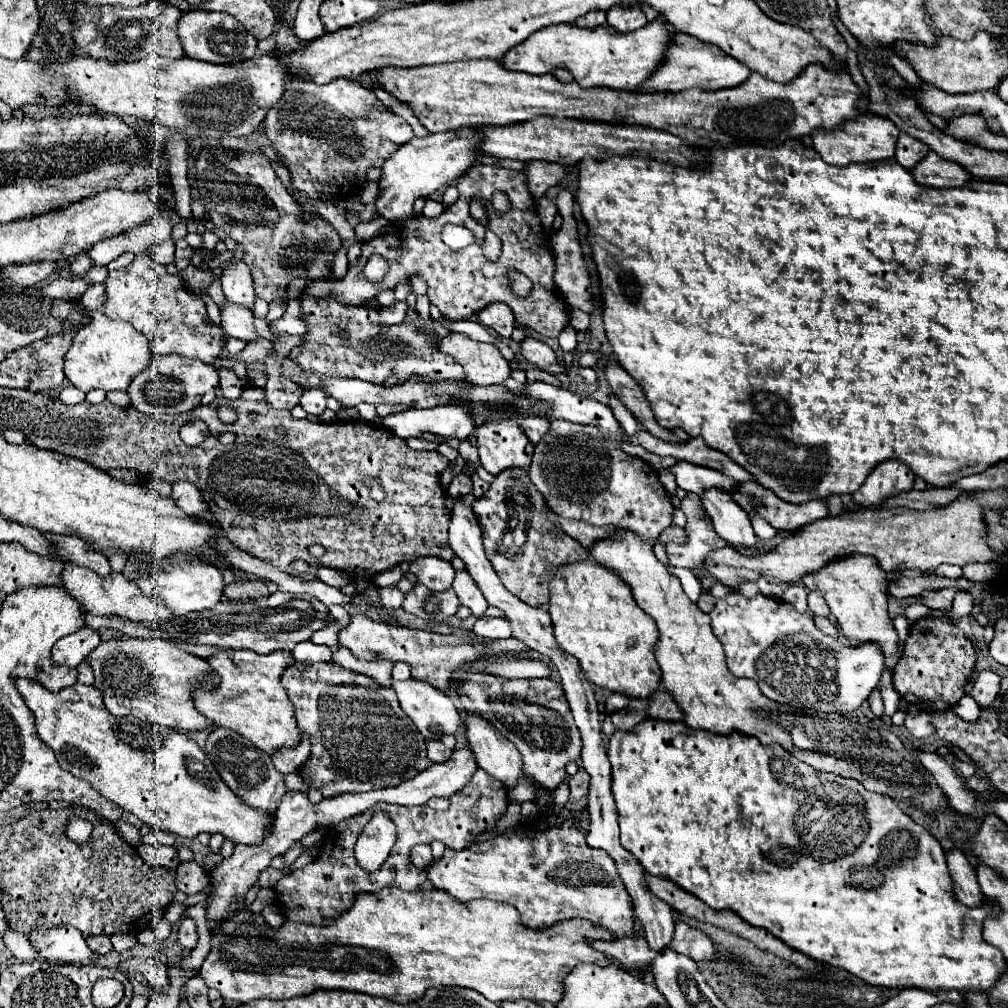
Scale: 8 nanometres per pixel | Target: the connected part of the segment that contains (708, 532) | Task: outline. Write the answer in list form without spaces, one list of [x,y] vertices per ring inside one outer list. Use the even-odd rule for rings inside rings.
[[[687,493],[681,501],[681,511],[687,515],[687,543],[667,543],[669,563],[675,567],[701,569],[709,551],[721,549],[727,543],[713,531],[713,527],[705,521],[705,509],[701,505],[701,497],[695,493]]]

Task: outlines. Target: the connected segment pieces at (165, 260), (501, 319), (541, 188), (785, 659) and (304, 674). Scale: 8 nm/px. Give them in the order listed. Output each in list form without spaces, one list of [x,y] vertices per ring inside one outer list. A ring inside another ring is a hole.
[[[169,239],[161,241],[149,249],[149,255],[161,265],[169,265],[169,263],[173,263],[173,257],[175,257],[175,245]]]
[[[493,303],[493,305],[485,307],[483,311],[479,311],[479,321],[485,327],[495,329],[501,337],[511,337],[511,331],[515,327],[515,319],[511,315],[511,309],[503,303]]]
[[[531,161],[527,163],[525,173],[529,177],[531,195],[539,199],[545,195],[549,187],[555,187],[567,175],[567,167],[559,163],[549,163],[549,161]]]
[[[731,591],[715,603],[715,607],[709,611],[709,617],[713,633],[725,649],[729,671],[735,677],[753,679],[759,685],[761,693],[775,703],[791,705],[795,709],[811,713],[849,713],[869,697],[881,679],[883,653],[875,643],[865,643],[859,647],[841,645],[839,639],[831,639],[815,627],[811,611],[799,613],[791,603],[783,599],[765,597],[761,593],[757,593],[753,599],[747,599],[739,591]]]
[[[293,663],[285,669],[281,681],[289,693],[291,703],[295,705],[301,735],[307,735],[311,739],[311,755],[303,763],[301,773],[323,793],[323,797],[395,787],[407,779],[413,779],[417,773],[431,765],[431,761],[427,759],[423,735],[419,735],[417,727],[399,707],[397,695],[391,687],[383,687],[367,675],[347,671],[335,663]]]

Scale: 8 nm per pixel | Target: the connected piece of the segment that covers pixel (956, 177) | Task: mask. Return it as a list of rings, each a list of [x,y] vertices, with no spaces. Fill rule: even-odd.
[[[929,151],[927,157],[911,169],[911,173],[915,175],[915,181],[919,185],[935,187],[935,189],[959,187],[971,179],[971,175],[963,167],[959,167],[953,161],[941,159],[933,151]]]

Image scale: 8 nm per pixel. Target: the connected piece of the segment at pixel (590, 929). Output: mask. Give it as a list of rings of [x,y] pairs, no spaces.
[[[391,887],[373,895],[357,895],[355,905],[327,927],[283,923],[283,927],[271,929],[265,925],[261,915],[253,915],[249,909],[239,911],[211,935],[211,953],[201,965],[199,977],[207,987],[217,989],[223,999],[235,1003],[249,1003],[255,999],[289,999],[317,989],[343,989],[385,997],[397,1003],[411,1003],[419,1001],[431,987],[457,985],[475,989],[495,1003],[531,999],[535,1003],[549,1001],[555,1005],[563,995],[563,979],[579,963],[595,963],[599,967],[607,967],[611,963],[617,965],[617,961],[609,955],[589,947],[589,941],[593,939],[613,941],[615,935],[581,919],[561,921],[543,931],[529,929],[521,925],[519,911],[505,903],[479,899],[465,905],[451,899],[445,891],[431,889],[409,893]]]

